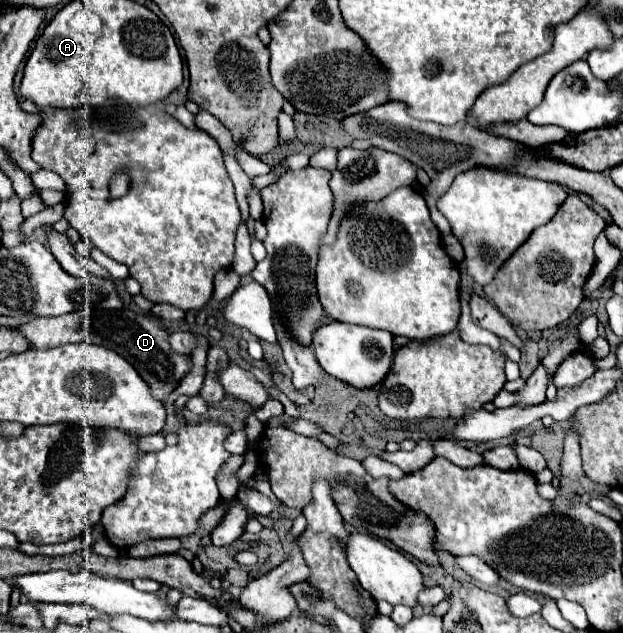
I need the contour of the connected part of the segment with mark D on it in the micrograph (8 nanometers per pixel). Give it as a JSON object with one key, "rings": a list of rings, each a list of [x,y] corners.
{"rings":[[[130,309],[122,311],[76,311],[62,317],[36,317],[34,321],[18,327],[32,347],[48,349],[58,347],[64,343],[94,343],[104,345],[106,349],[116,351],[122,355],[128,363],[134,365],[134,369],[140,373],[140,377],[150,385],[152,395],[160,401],[164,401],[176,387],[178,381],[190,371],[192,361],[186,355],[176,355],[168,347],[168,333],[150,317],[138,315]]]}

